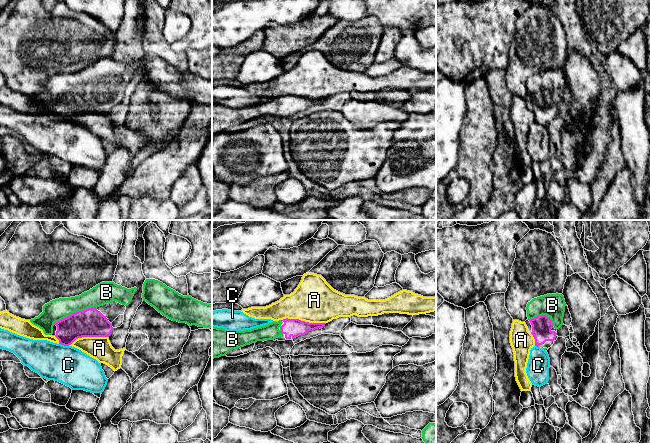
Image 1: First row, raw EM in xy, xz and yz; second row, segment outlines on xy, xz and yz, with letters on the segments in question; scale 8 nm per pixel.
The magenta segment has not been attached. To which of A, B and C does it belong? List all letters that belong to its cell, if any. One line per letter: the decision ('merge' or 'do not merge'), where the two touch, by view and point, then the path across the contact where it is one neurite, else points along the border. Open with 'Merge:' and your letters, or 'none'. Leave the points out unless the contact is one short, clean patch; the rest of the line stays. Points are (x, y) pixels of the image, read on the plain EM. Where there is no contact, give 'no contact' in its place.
Merge: B
A: do not merge; meets magenta in xz at (303, 97)
B: merge; meets magenta in xy at (74, 89)
C: do not merge; meets magenta in xy at (64, 121); border along xy (59, 119), (68, 122)

